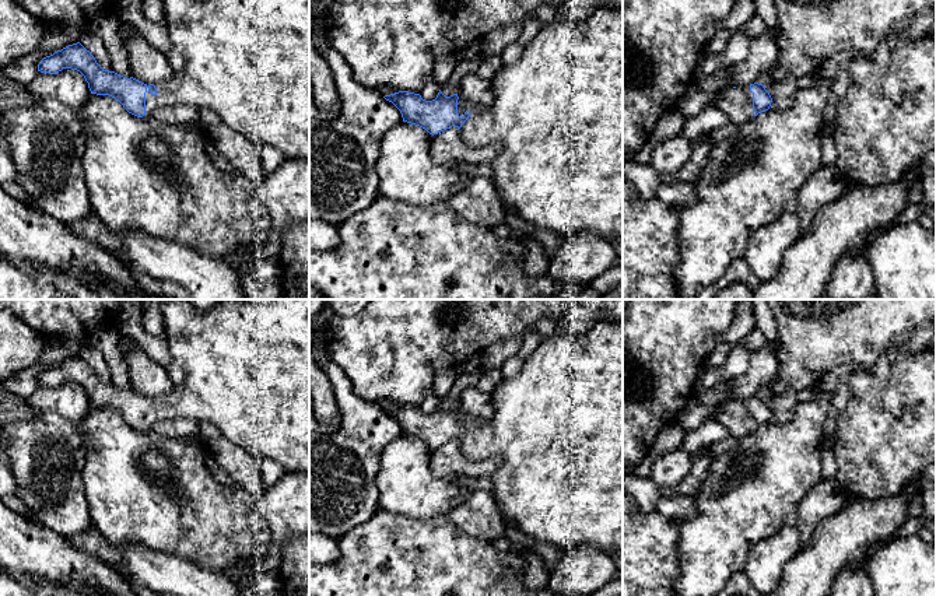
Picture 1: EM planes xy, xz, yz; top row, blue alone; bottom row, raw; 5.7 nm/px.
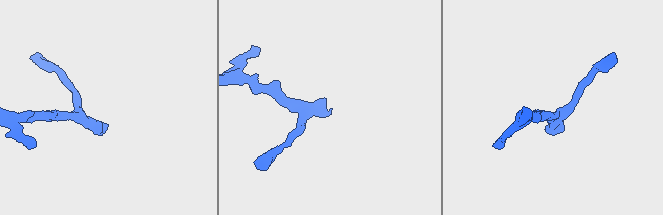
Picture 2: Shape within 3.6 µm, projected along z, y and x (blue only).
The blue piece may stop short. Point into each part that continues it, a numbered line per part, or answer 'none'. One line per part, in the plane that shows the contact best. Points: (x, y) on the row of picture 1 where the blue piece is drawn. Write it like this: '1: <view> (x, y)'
1: xy (248, 60)

